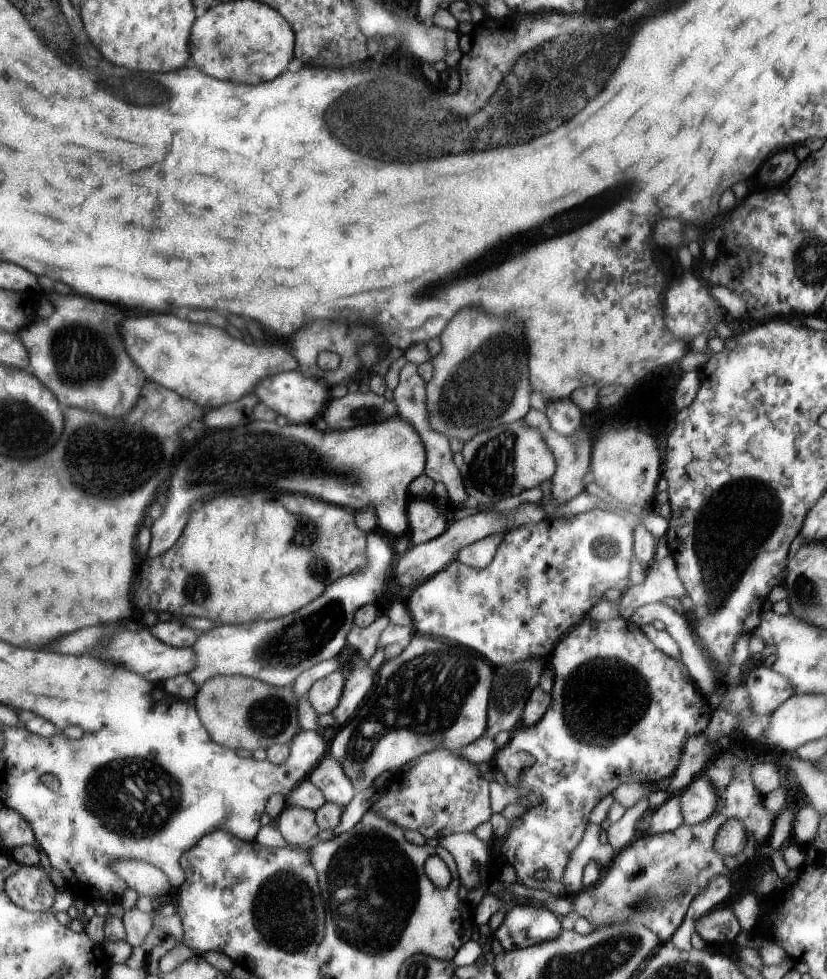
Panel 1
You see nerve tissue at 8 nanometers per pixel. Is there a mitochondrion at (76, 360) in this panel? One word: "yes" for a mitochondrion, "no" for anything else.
yes

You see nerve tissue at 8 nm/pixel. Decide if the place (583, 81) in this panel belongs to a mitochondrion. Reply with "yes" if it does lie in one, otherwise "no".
yes

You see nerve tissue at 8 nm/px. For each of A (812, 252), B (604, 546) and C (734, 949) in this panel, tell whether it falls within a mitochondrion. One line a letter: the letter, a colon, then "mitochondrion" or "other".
A: mitochondrion
B: mitochondrion
C: other

